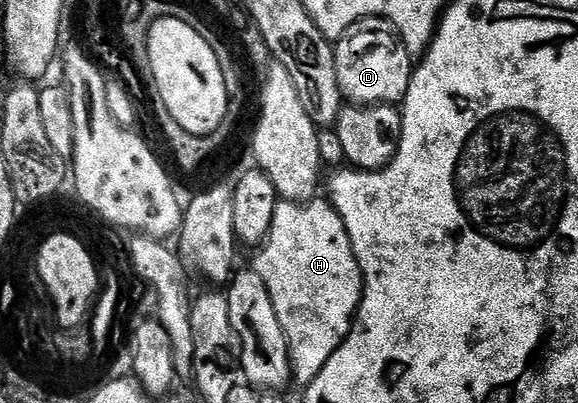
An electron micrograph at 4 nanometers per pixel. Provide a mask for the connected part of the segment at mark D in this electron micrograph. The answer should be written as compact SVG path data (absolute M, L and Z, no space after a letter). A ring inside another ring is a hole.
M368 16L348 27L335 41L334 62L341 97L352 106L399 105L406 98L414 71L414 57L406 50L404 40L381 16Z

